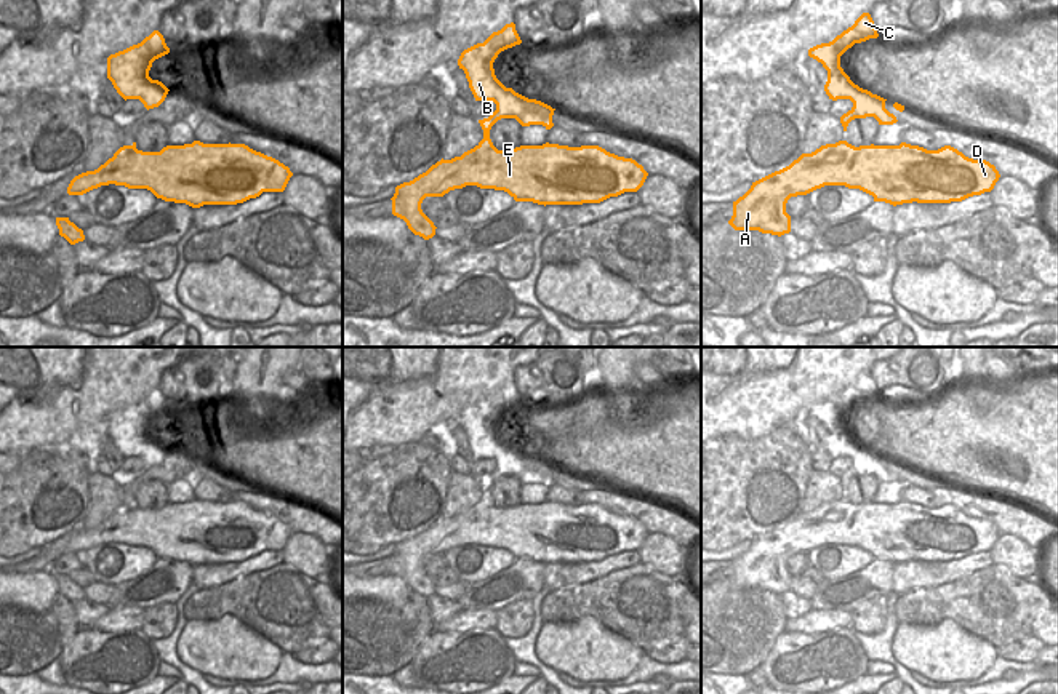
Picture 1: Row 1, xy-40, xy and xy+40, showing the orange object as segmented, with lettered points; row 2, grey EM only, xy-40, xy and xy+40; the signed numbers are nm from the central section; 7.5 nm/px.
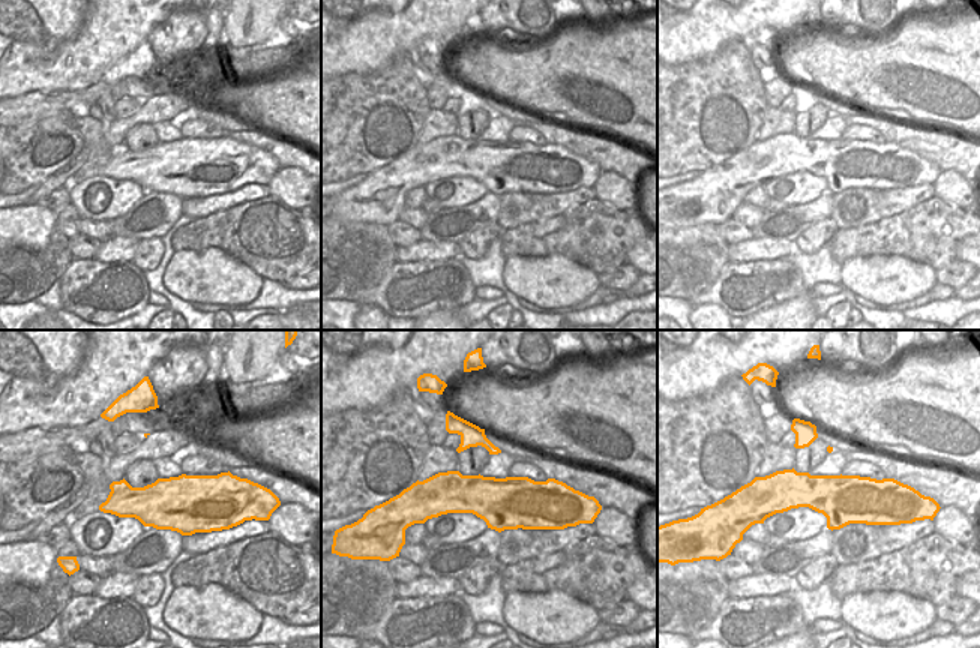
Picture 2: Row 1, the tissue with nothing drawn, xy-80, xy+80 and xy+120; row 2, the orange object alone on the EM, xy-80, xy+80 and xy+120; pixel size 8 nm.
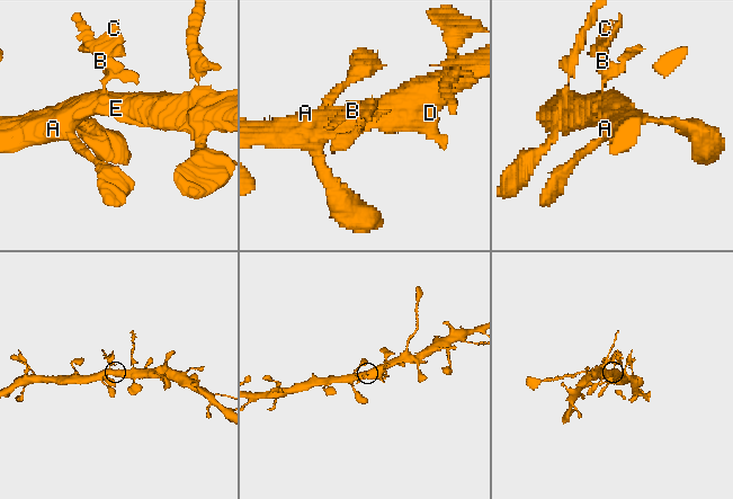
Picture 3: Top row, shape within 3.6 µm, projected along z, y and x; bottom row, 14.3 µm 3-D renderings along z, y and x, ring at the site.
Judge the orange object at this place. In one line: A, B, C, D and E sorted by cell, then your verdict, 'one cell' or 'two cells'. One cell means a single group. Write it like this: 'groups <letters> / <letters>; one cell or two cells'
groups A B C D E; one cell

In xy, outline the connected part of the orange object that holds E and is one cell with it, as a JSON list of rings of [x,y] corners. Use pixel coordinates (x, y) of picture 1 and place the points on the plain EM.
[[[511,381],[493,390],[483,401],[477,401],[461,411],[458,424],[464,429],[475,459],[493,459],[496,469],[488,477],[479,478],[483,497],[474,507],[451,518],[442,517],[413,539],[395,545],[395,552],[391,556],[392,572],[403,577],[415,593],[424,598],[435,593],[437,585],[421,568],[426,555],[443,555],[450,548],[466,544],[504,548],[515,560],[533,560],[544,564],[600,561],[624,550],[637,550],[643,544],[648,531],[642,523],[632,517],[610,512],[599,504],[568,505],[546,501],[543,504],[520,504],[512,509],[498,509],[493,504],[490,488],[501,477],[515,477],[522,485],[543,483],[546,488],[554,485],[552,473],[555,467],[506,446],[495,433],[493,421],[498,413],[520,401],[515,382]]]

